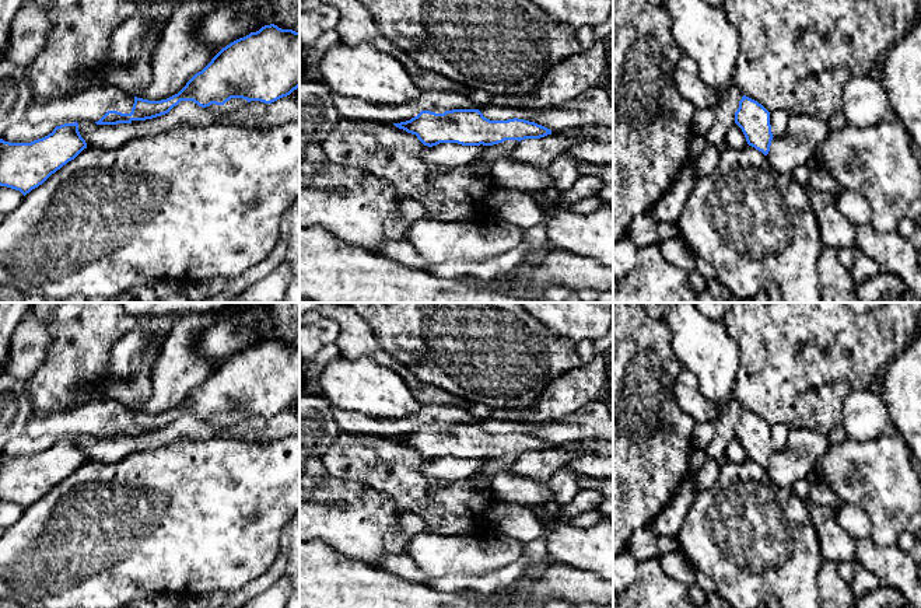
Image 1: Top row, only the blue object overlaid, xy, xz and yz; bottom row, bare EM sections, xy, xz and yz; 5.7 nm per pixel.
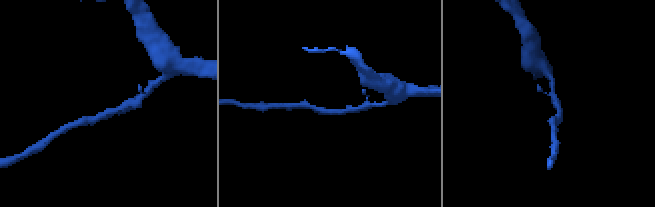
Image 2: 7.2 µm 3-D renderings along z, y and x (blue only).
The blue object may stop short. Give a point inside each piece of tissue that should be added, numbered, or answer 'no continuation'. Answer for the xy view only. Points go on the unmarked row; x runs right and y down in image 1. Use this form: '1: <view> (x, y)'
1: xy (90, 419)

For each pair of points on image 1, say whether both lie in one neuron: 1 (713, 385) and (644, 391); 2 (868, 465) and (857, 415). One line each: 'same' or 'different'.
1: different
2: different

